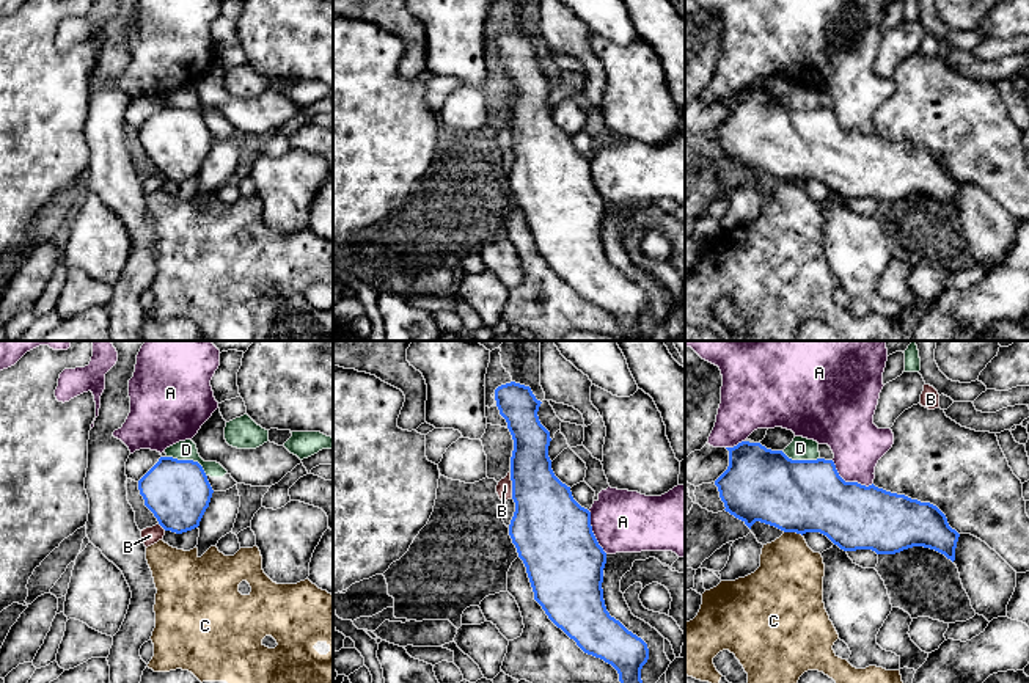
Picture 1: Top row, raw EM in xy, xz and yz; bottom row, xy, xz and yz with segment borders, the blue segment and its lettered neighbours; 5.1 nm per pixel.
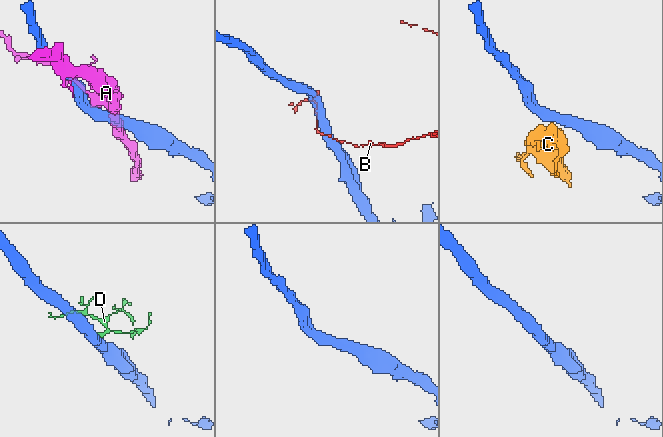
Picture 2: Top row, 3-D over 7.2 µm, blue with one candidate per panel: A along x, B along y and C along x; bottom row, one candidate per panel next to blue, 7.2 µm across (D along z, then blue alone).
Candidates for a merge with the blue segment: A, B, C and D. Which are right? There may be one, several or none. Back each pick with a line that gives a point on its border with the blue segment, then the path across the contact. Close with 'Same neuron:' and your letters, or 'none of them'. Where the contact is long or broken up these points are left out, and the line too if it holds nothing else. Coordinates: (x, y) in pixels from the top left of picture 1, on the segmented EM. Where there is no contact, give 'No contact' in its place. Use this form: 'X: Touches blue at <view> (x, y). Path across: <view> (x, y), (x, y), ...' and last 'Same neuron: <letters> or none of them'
Same neuron: none of them

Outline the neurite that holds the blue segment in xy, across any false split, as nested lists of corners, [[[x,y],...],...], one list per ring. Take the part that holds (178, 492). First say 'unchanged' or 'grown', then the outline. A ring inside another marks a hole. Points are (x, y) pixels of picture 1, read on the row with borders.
unchanged | [[[160,457],[138,480],[138,490],[159,524],[176,534],[200,526],[214,493],[198,462],[173,457]]]

